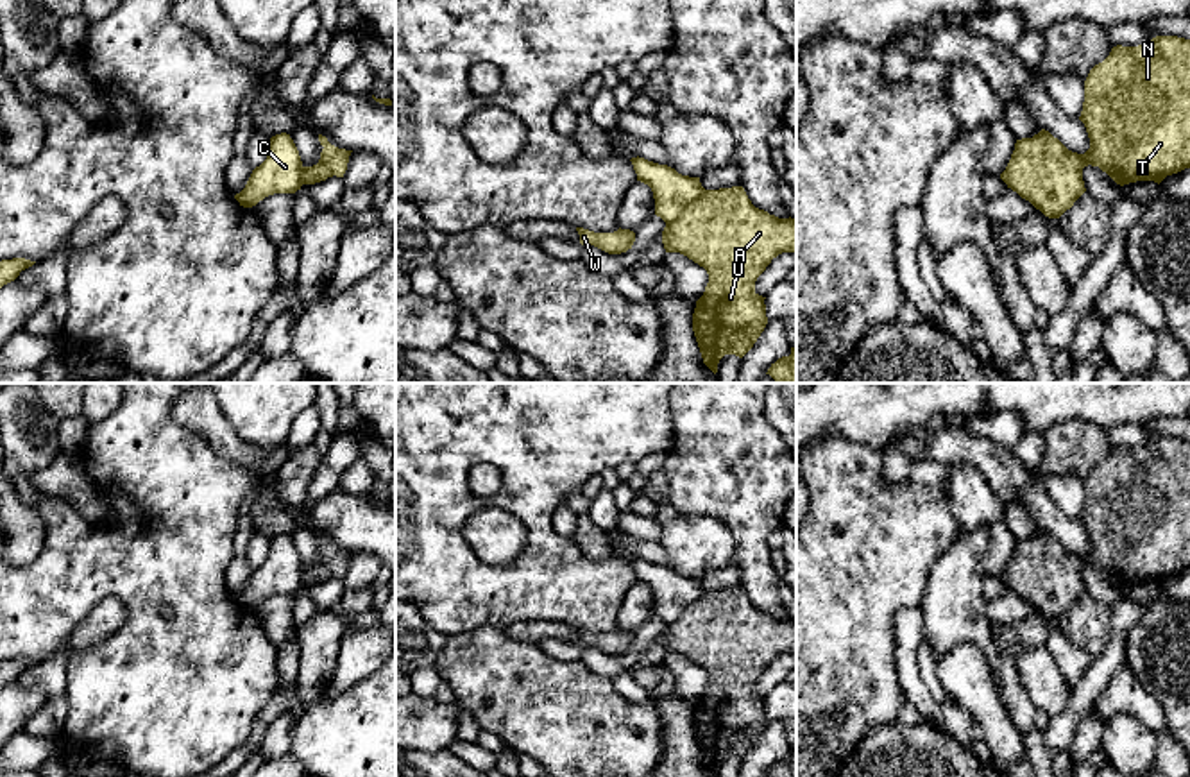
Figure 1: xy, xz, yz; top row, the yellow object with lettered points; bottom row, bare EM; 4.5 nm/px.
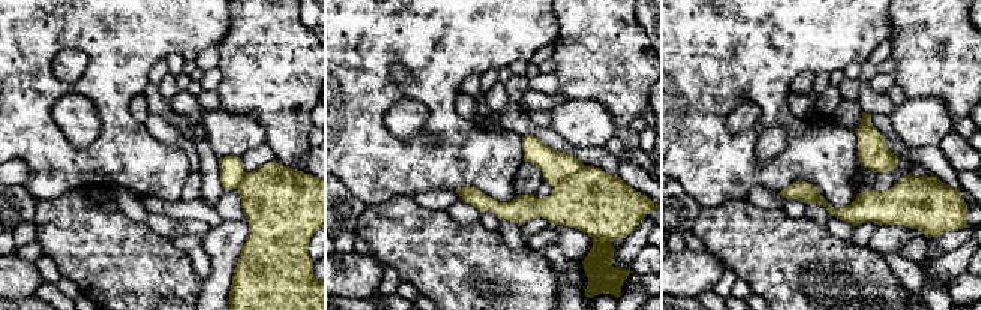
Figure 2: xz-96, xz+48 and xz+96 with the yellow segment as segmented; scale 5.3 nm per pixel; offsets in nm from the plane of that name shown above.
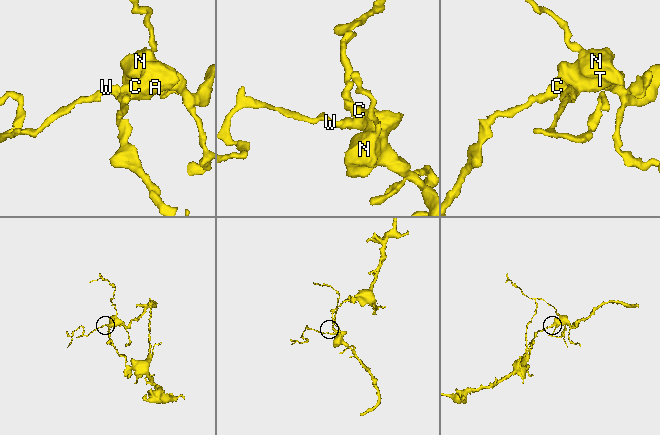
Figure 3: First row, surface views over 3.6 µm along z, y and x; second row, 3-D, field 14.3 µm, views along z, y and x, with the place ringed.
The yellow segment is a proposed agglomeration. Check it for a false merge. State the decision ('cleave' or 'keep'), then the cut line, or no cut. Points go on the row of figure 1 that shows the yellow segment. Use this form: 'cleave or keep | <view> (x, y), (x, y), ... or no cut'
cleave | xz (704, 188), (666, 224)

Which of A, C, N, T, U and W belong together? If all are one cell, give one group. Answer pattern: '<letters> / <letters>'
A N T U W / C

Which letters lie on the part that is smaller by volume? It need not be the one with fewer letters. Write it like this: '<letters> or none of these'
A, N, T, U, W

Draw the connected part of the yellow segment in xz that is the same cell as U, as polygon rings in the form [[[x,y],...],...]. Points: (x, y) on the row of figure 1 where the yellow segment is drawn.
[[[743,186],[703,190],[666,224],[662,243],[709,274],[693,331],[703,363],[716,374],[725,354],[743,358],[764,331],[766,297],[755,292],[755,281],[773,258],[796,252],[796,220],[755,208]]]

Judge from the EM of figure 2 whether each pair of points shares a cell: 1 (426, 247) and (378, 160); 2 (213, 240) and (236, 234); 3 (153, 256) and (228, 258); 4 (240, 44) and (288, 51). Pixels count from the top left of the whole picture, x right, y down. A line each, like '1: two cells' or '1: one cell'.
1: two cells
2: one cell
3: two cells
4: one cell

